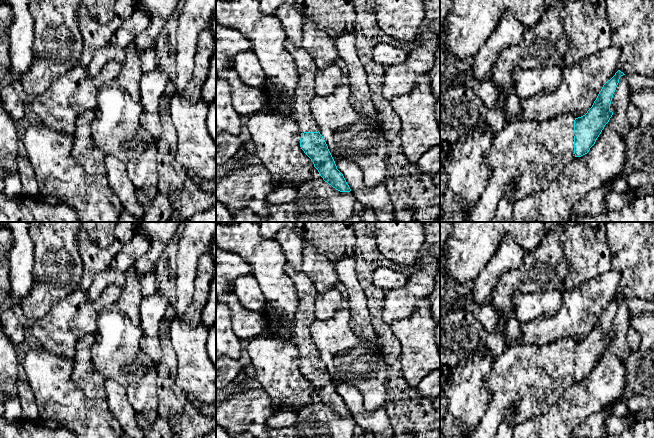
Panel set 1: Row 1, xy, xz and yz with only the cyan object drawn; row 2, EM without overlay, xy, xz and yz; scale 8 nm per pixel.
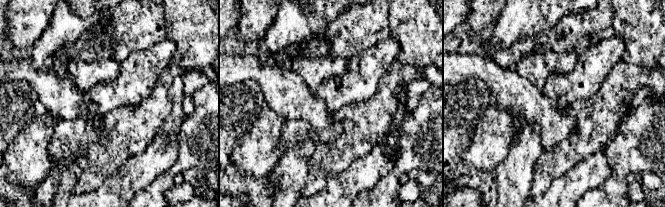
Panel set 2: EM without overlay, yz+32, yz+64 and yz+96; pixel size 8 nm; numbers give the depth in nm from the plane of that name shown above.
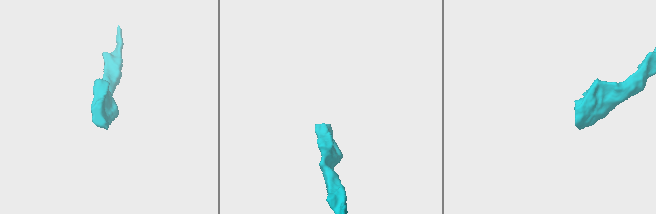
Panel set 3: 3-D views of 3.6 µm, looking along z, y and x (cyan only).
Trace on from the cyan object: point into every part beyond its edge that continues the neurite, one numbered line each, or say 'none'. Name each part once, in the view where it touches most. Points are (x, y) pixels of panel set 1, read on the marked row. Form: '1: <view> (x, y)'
1: yz (531, 154)

